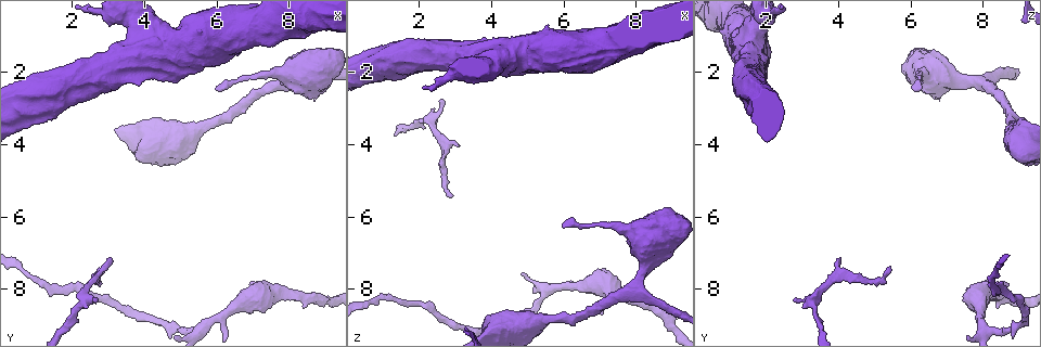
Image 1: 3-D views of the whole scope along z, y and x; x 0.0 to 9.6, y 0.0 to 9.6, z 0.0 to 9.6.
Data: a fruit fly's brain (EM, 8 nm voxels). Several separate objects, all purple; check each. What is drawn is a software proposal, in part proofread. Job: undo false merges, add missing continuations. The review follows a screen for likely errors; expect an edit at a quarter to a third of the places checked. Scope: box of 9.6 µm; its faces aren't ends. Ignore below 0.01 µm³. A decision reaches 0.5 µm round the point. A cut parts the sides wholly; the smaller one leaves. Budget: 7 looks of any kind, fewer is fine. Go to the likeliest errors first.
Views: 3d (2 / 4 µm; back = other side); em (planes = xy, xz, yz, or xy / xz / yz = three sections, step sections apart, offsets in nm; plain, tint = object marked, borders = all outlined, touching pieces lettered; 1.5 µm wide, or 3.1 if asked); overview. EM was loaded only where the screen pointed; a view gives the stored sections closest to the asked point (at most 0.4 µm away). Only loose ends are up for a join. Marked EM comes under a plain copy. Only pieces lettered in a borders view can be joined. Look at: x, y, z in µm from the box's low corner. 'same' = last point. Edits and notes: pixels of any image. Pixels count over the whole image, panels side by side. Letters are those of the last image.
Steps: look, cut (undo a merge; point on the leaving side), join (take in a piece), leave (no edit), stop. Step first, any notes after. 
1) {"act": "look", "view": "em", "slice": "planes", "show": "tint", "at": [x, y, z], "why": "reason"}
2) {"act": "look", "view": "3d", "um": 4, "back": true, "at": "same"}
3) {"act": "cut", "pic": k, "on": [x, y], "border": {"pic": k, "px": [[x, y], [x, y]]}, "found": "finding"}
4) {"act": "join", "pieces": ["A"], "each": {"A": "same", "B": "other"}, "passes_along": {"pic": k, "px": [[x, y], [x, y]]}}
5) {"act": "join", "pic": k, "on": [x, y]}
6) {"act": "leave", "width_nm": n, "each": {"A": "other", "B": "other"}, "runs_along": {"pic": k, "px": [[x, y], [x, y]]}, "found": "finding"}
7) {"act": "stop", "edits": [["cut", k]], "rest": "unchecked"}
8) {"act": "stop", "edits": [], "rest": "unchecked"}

{"act": "look", "view": "em", "slice": "planes", "show": "borders", "at": [6.65, 2.15, 6.25], "why": "narrows sharply"}

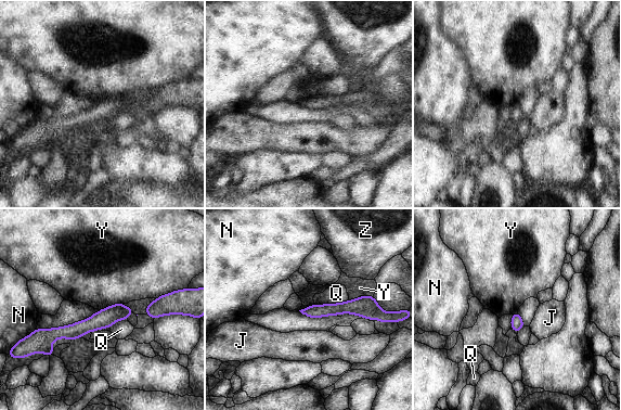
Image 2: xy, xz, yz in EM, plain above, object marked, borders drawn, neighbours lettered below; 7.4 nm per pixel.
{"act": "leave", "width_nm": 90, "each": {"J": "other", "N": "other", "Q": "other", "Y": "other", "Z": "other"}, "found": "all the same neuron"}

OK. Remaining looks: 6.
{"act": "look", "view": "3d", "um": 4, "at": [2.65, 8.30, 2.80], "why": "tapers out"}

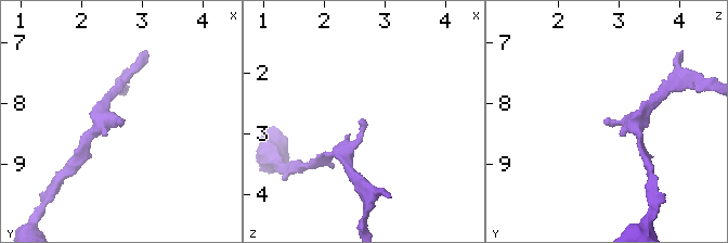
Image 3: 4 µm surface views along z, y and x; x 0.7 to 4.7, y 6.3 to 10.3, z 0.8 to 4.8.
{"act": "look", "view": "em", "slice": "planes", "show": "borders", "at": [2.65, 8.30, 2.80], "why": "now the EM"}

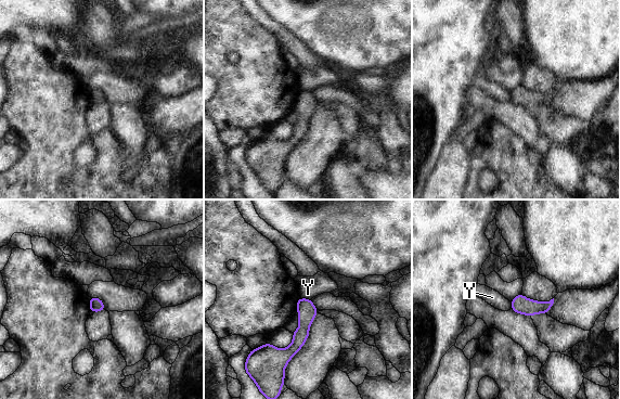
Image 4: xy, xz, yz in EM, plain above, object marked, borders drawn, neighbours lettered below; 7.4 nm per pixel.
{"act": "leave", "longest_contact_nm": ["Y", 80], "each": {"Y": "other"}, "found": "no lettered piece goes on from it"}

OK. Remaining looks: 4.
{"act": "look", "view": "3d", "um": 2, "at": [7.00, 7.85, 8.75], "why": "branch stops here"}

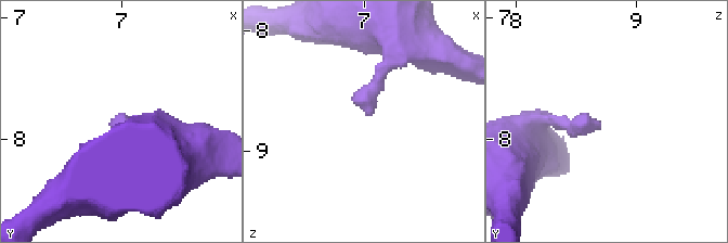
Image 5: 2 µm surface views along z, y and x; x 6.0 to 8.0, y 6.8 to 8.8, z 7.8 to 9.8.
{"act": "look", "view": "em", "slice": "planes", "show": "borders", "at": [7.04, 7.84, 8.70]}

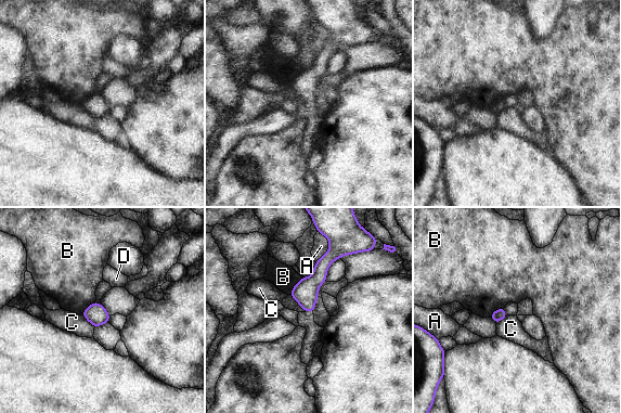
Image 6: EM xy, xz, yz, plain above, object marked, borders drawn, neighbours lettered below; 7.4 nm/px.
{"act": "leave", "each": {"A": "other", "B": "other", "C": "other", "D": "other"}, "runs_along": {"pic": 6, "px": [[332, 250], [307, 288], [307, 309]]}, "found": "no lettered piece goes on from it"}

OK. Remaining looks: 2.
{"act": "stop", "edits": [], "rest": "unchecked"}

